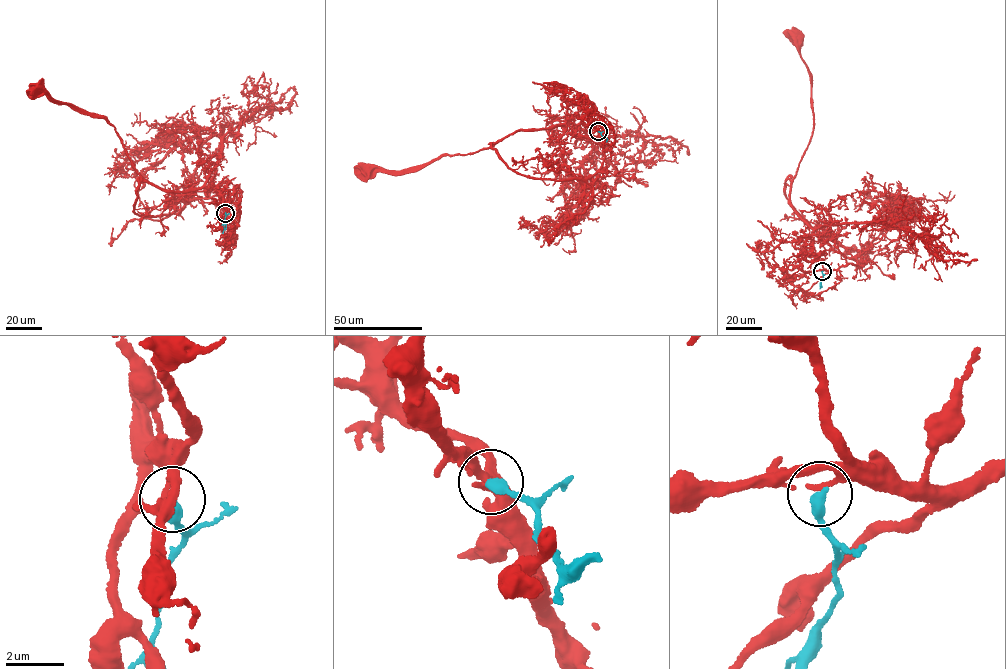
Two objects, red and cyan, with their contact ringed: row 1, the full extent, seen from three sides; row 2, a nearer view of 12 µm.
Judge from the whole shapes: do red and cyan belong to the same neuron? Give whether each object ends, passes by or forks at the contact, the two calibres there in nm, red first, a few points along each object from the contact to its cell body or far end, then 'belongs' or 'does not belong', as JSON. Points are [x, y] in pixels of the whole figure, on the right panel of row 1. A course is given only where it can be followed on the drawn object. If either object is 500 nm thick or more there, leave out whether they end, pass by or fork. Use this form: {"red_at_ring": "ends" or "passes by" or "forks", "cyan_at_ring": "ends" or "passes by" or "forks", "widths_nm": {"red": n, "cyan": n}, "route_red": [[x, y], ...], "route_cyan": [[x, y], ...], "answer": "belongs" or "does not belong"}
{"red_at_ring": "ends", "cyan_at_ring": "ends", "widths_nm": {"red": 220, "cyan": 400}, "route_red": [[822, 271], [817, 257], [792, 244], [814, 233], [789, 198], [813, 123], [811, 77], [799, 53], [800, 37]], "route_cyan": [[822, 271], [820, 288]], "answer": "does not belong"}

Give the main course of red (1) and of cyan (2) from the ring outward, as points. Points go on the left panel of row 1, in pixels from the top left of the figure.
1: (225, 213), (225, 202), (232, 202), (213, 187), (173, 193), (151, 184), (135, 169), (115, 126), (35, 88)
2: (225, 213), (225, 228), (222, 233)

